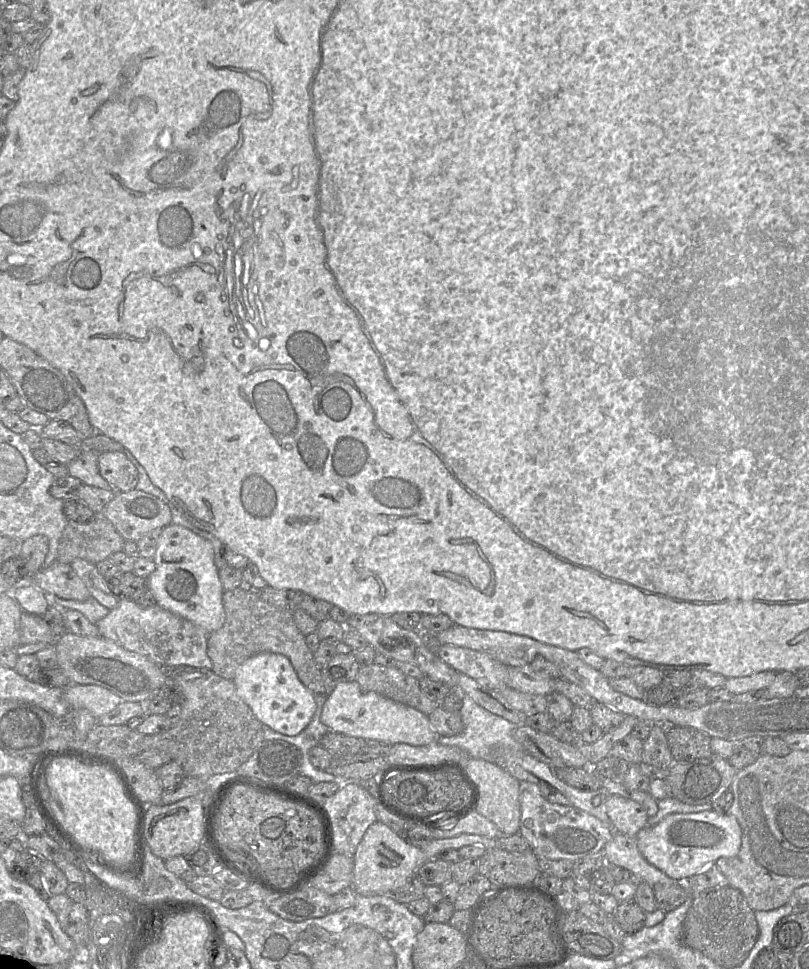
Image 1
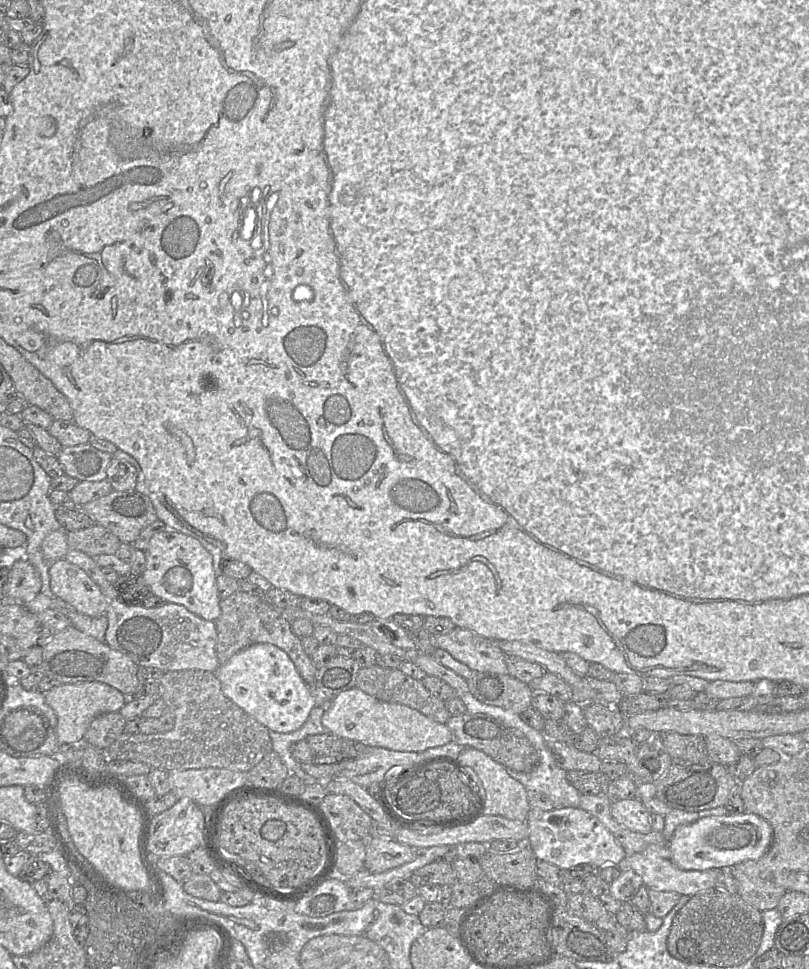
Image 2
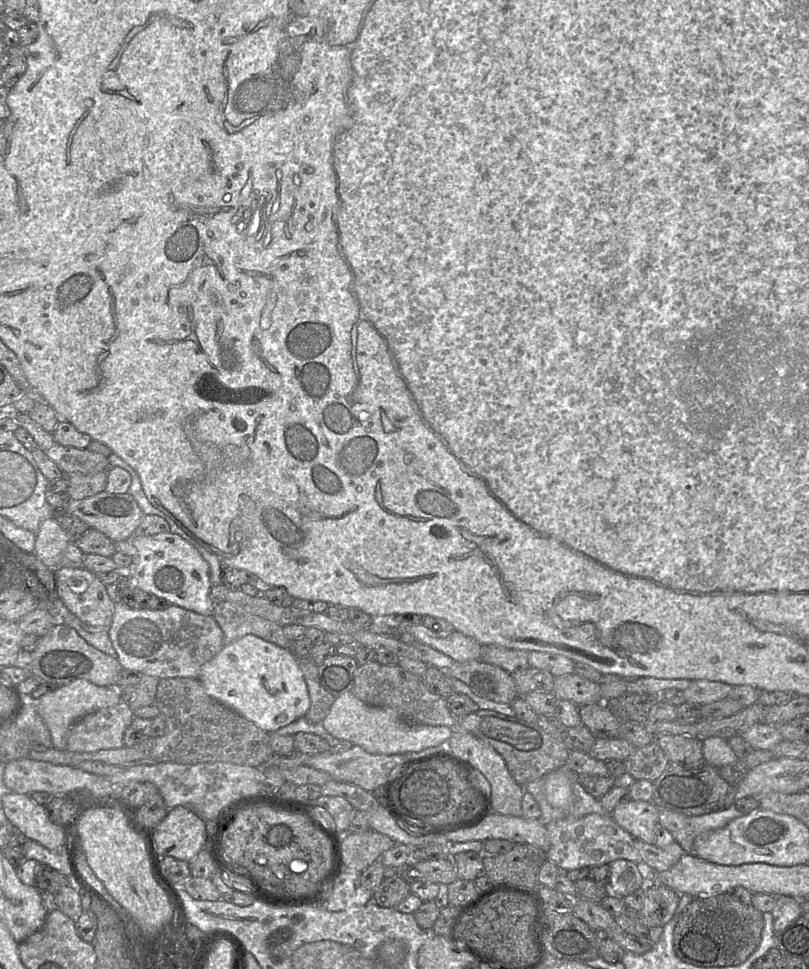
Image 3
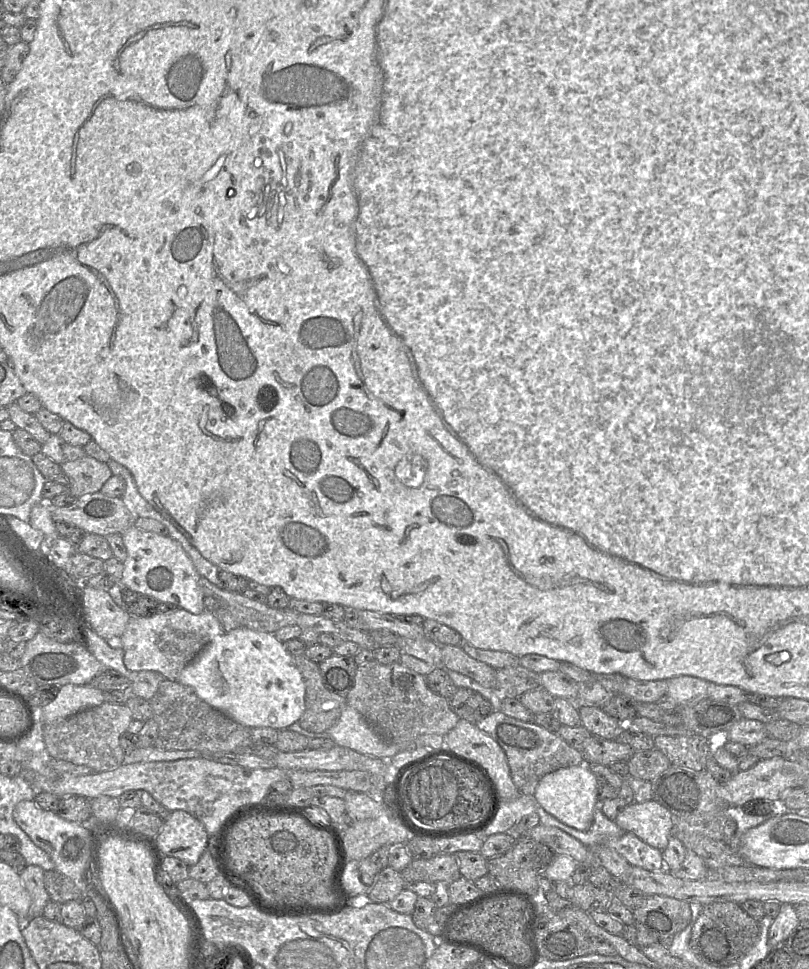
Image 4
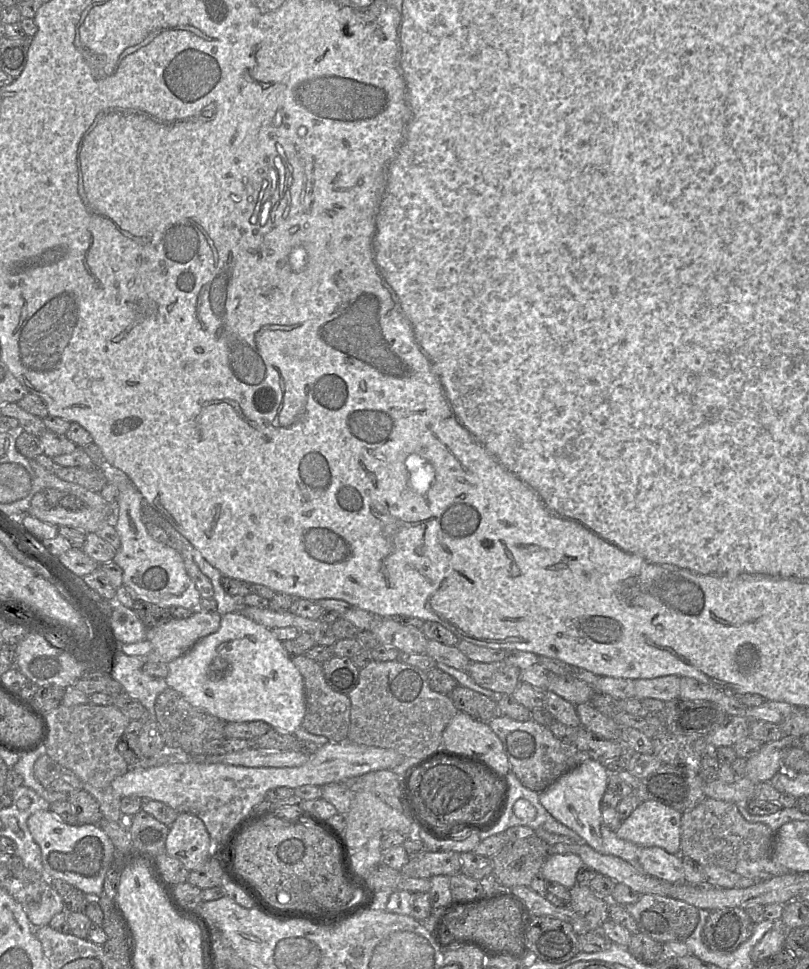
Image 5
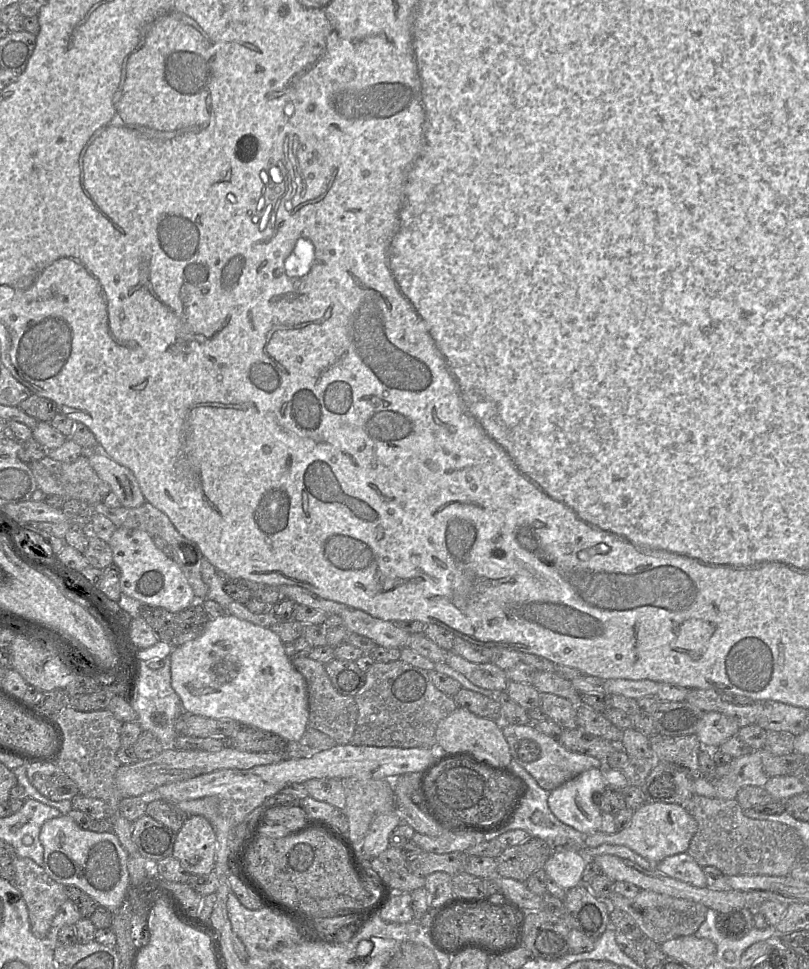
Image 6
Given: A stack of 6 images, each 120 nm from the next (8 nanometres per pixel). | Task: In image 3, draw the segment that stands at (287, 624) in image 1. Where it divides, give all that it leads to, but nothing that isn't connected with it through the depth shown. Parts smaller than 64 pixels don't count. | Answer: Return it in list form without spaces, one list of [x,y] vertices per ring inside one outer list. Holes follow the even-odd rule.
[[[223,601],[215,605],[213,616],[223,631],[224,645],[252,634],[285,649],[291,648],[291,642],[284,635],[283,627],[247,612],[241,605]]]

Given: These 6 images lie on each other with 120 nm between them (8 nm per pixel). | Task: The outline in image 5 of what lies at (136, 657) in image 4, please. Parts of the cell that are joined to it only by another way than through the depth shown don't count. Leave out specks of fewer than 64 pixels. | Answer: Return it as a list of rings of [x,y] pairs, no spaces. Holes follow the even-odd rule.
[[[195,610],[193,614],[185,619],[171,618],[166,623],[147,629],[146,640],[152,644],[151,652],[146,657],[146,662],[169,663],[172,660],[187,653],[199,640],[215,633],[221,623],[221,615]]]

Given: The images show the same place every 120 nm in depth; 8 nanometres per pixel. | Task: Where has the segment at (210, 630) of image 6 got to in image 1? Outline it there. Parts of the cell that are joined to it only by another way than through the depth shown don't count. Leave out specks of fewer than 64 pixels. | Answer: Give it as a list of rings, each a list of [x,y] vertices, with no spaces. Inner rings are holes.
[[[263,652],[248,658],[237,668],[232,681],[238,696],[255,717],[278,733],[298,735],[308,726],[316,711],[314,693],[301,682],[284,655]]]

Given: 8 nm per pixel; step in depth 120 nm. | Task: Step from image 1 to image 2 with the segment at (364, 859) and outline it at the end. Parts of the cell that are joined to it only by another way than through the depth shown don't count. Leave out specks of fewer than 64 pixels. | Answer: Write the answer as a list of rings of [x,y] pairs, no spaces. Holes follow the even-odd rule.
[[[368,837],[364,868],[381,873],[415,859],[415,849],[394,838]]]

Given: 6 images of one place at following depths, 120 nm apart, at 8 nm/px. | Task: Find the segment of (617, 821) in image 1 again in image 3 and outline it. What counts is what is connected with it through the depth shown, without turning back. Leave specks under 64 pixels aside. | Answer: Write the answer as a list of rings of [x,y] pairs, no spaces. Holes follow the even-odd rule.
[[[630,799],[618,804],[610,816],[634,839],[655,844],[655,826],[659,822],[659,808],[652,801]]]

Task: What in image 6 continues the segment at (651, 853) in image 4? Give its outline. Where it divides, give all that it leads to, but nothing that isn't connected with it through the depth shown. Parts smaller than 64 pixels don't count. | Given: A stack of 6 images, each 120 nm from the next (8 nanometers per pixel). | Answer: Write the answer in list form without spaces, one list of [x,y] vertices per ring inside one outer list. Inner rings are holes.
[[[686,852],[666,857],[656,864],[656,870],[695,887],[708,887],[703,867]]]

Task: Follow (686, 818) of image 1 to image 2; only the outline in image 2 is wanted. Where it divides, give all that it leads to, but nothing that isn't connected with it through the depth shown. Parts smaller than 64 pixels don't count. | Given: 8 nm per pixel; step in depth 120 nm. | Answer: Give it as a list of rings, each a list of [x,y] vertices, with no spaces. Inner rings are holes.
[[[753,813],[710,816],[679,826],[666,843],[666,847],[671,854],[672,862],[682,870],[731,868],[740,862],[763,857],[770,848],[772,832],[771,825]]]

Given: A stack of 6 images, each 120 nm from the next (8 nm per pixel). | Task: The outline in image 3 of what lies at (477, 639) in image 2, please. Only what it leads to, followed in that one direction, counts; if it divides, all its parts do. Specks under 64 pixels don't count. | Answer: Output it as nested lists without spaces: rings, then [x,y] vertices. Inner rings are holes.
[[[423,624],[404,625],[419,643],[428,645],[452,658],[455,662],[480,660],[482,645],[459,631],[450,635],[438,635]]]

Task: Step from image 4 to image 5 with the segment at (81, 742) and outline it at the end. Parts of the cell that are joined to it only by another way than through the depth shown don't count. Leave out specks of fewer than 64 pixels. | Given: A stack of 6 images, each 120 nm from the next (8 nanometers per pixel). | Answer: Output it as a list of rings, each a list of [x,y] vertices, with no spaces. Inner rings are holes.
[[[91,703],[63,706],[47,712],[49,736],[45,753],[61,766],[73,771],[82,782],[82,789],[99,803],[102,819],[119,822],[122,817],[120,800],[112,789],[112,781],[130,768],[117,749],[130,719],[115,705],[101,706]]]

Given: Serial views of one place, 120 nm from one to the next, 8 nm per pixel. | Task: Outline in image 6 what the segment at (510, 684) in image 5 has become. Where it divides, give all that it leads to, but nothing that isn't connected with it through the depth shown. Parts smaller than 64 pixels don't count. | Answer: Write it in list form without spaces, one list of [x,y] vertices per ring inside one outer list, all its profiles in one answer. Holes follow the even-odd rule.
[[[447,651],[445,662],[480,688],[492,691],[506,691],[509,683],[506,671],[491,662],[470,662],[454,651]]]

